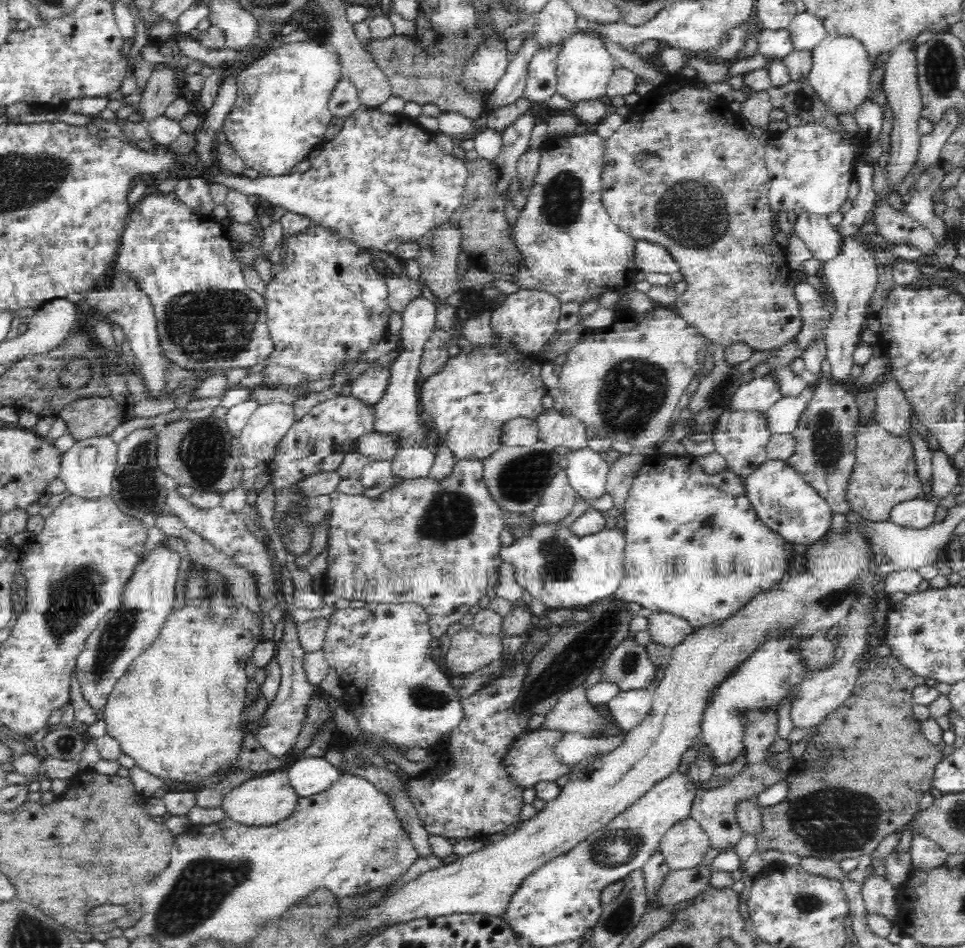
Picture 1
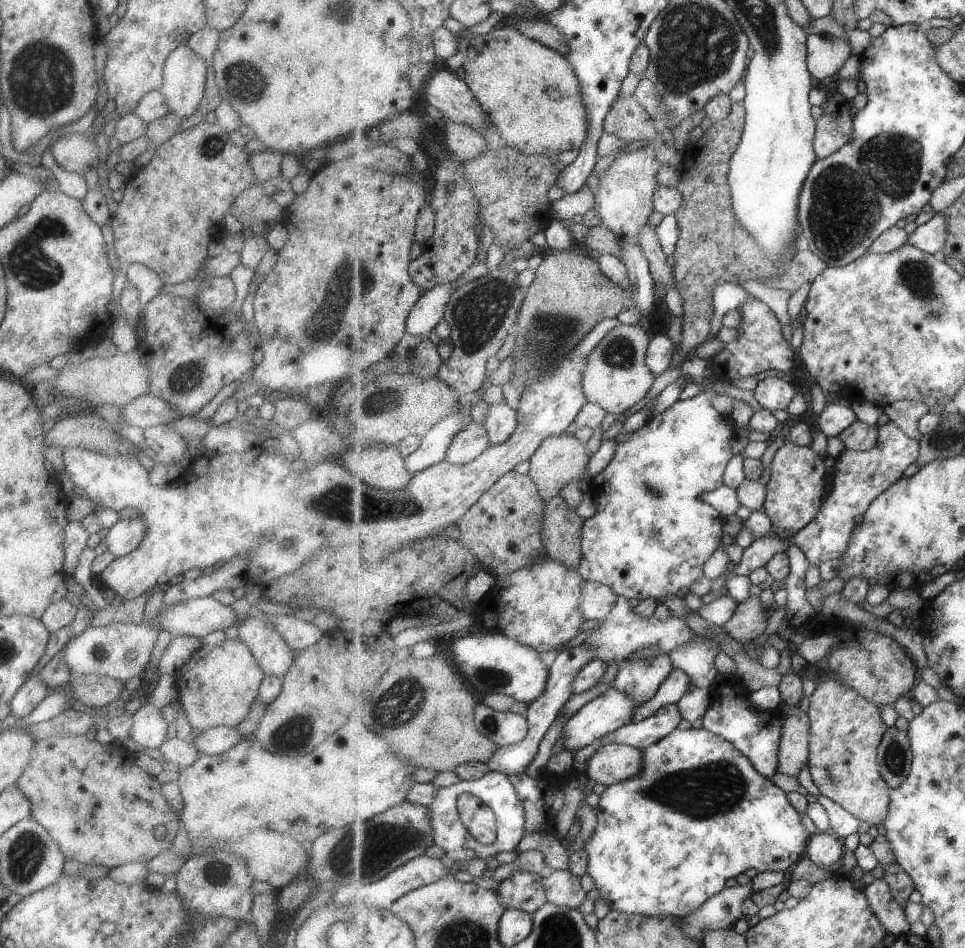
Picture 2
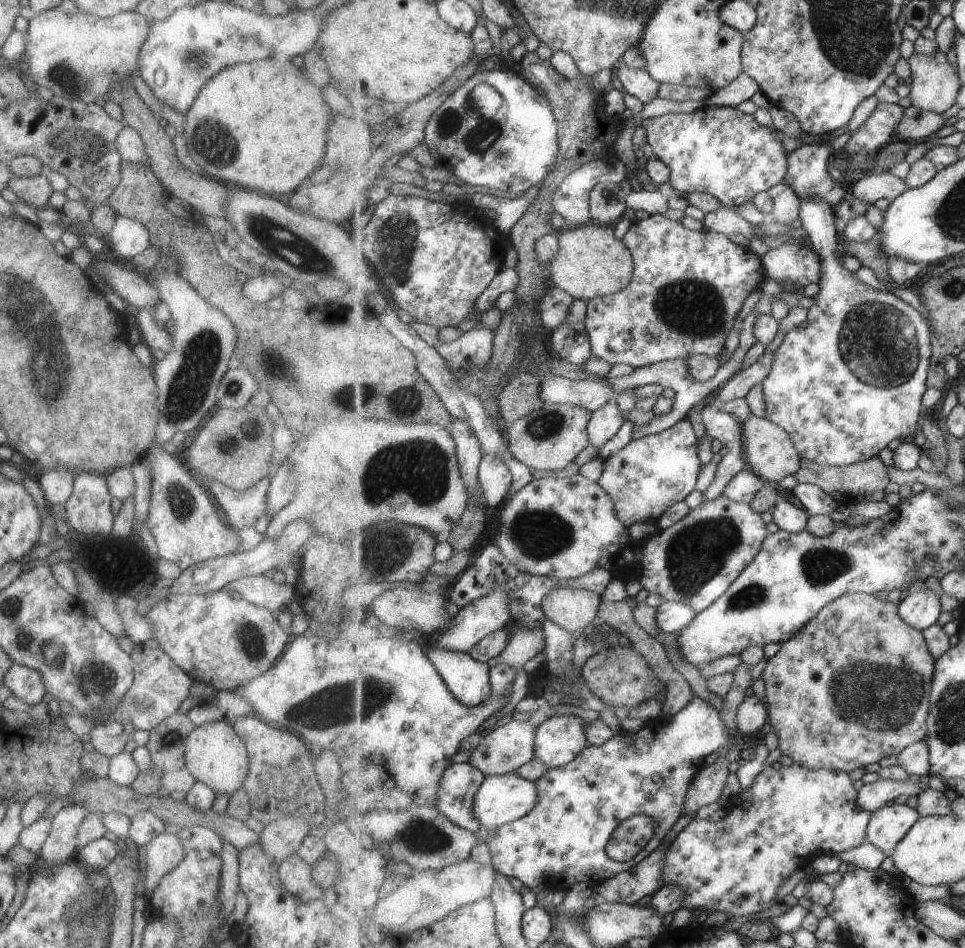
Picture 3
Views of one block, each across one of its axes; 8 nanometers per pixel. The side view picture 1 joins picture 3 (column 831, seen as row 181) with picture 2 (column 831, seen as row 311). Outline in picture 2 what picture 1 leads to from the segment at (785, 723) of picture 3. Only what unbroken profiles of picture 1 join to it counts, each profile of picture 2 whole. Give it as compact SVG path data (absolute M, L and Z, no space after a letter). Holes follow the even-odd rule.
M825 680L818 684L811 695L808 714L811 724L810 765L808 771L814 784L822 795L843 805L855 818L869 825L884 824L889 816L892 804L892 788L881 774L879 747L888 731L887 724L881 718L881 708L871 700L861 696L857 690L840 680Z

